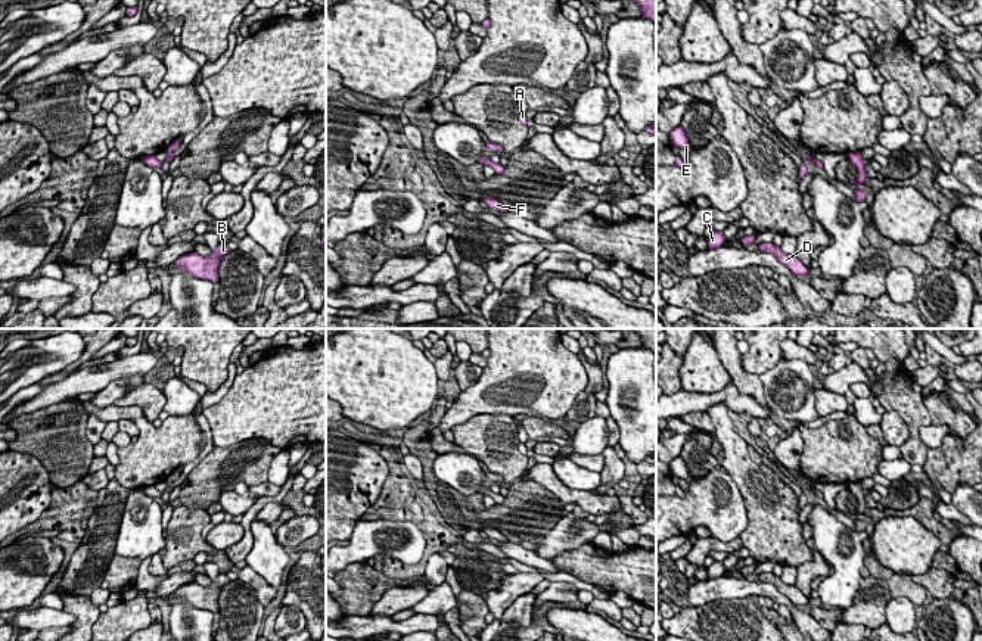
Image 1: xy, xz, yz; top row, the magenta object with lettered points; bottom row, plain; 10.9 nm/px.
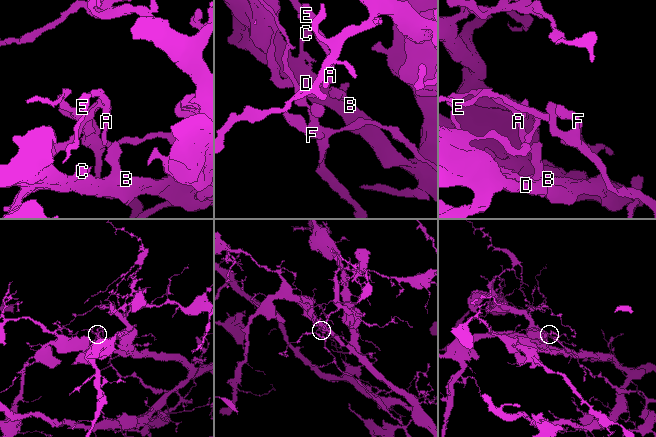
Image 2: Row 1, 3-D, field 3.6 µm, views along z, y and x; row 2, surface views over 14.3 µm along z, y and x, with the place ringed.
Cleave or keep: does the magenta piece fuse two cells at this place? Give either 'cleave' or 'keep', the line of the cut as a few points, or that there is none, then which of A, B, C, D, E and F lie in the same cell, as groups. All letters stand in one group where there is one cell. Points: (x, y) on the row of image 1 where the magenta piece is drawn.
cleave; cut in yz along (820, 162), (822, 167); A B C D E / F

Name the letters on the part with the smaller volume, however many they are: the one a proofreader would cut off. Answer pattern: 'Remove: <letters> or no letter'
Remove: F

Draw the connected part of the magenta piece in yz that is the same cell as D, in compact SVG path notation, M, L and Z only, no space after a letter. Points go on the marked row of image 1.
M771 243L758 245L761 252L773 253L783 265L786 265L795 276L808 276L809 268L802 264L795 255L787 255L780 246Z

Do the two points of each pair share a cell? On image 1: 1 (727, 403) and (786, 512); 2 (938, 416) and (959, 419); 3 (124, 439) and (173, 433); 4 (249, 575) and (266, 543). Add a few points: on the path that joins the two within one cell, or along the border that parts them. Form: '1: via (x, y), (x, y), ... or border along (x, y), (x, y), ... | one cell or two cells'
1: via (724, 429), (735, 448), (736, 461), (760, 485) | one cell
2: via (942, 416), (954, 419) | one cell
3: border along (131, 442), (118, 448) | two cells
4: border along (248, 565), (274, 590) | two cells

